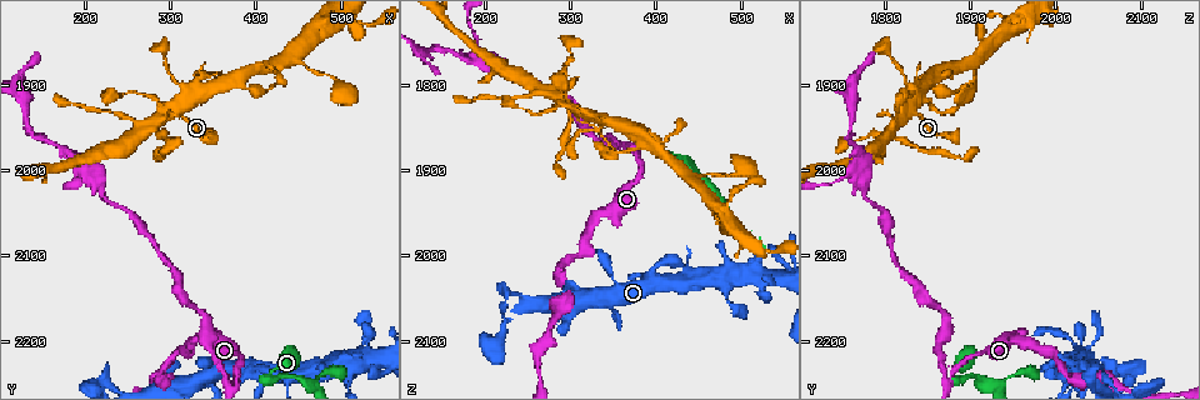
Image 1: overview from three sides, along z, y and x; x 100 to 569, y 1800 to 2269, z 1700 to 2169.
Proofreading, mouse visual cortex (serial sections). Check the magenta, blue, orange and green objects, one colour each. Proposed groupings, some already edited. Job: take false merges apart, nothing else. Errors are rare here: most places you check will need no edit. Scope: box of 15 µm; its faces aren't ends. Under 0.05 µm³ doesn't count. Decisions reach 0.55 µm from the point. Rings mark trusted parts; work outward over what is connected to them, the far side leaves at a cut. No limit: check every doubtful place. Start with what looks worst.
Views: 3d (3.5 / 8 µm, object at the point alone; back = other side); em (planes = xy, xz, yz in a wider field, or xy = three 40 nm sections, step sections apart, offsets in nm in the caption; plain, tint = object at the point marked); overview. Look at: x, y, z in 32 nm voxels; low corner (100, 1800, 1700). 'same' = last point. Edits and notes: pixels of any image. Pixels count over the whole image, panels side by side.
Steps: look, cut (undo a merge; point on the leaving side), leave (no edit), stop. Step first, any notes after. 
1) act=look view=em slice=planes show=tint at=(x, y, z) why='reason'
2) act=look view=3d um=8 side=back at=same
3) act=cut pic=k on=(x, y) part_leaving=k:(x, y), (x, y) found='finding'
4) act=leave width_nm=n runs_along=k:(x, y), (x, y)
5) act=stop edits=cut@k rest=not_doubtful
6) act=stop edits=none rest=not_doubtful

act=look view=3d um=3.5 side=back at=(225, 2230, 2055) why='sharp bend'

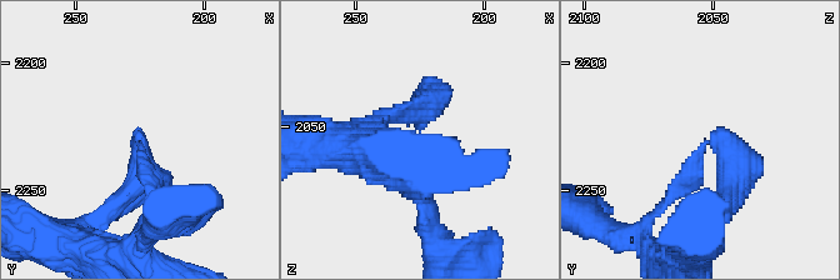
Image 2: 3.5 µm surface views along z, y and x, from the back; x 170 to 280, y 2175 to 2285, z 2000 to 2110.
act=look view=em slice=xy step=1 show=tint at=(226, 2232, 2052) why='need the tissue'

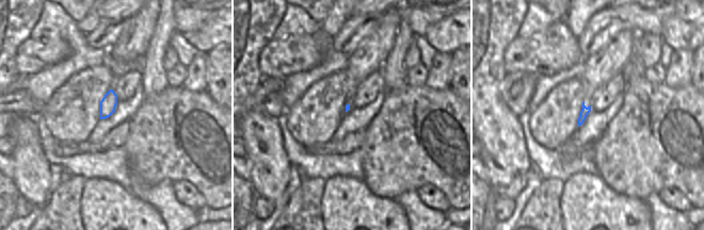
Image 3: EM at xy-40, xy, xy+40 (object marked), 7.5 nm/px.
act=leave arm_widths_nm=150,300 runs_along=2:(400, 115), (423, 106), (430, 183) found='all the same cell'

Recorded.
act=look view=3d um=3.5 at=(380, 2250, 1875) why='sharp bend'

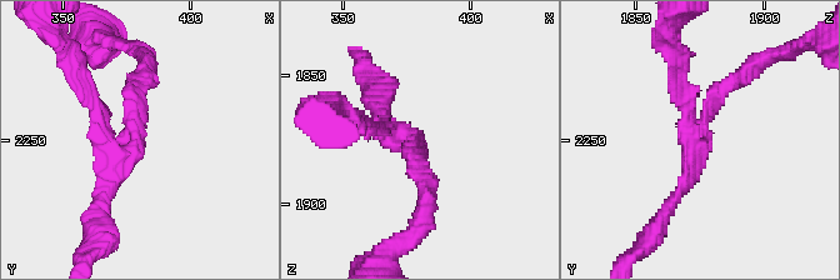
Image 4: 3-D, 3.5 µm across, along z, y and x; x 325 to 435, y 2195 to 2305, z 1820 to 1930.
act=look view=em slice=xy step=5 show=tint at=(379, 2249, 1876)

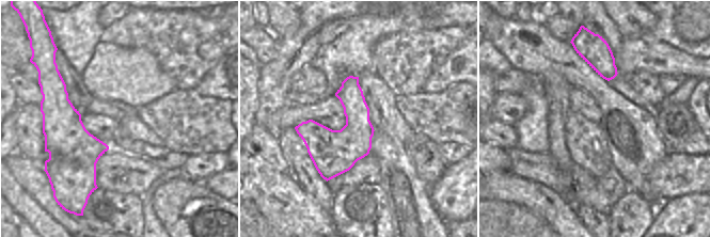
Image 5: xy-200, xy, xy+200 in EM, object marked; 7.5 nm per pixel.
act=leave runs_along=4:(426, 186), (415, 138), (376, 125) found='one cell here'

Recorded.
act=look view=3d um=8 at=(415, 2250, 1880) why='abrupt turn'

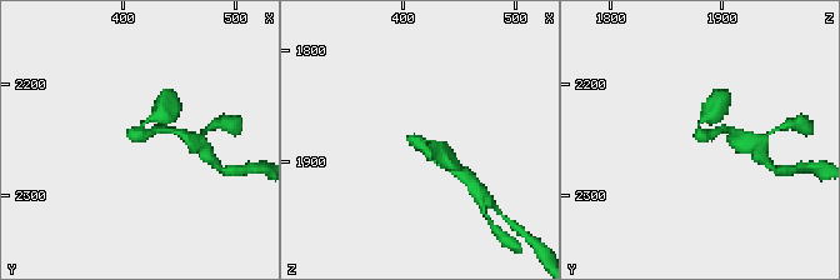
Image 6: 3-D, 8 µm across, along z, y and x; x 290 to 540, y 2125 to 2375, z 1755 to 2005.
act=look view=em slice=xy step=3 show=tint at=(416, 2244, 1884) arm_widths_nm=200,300

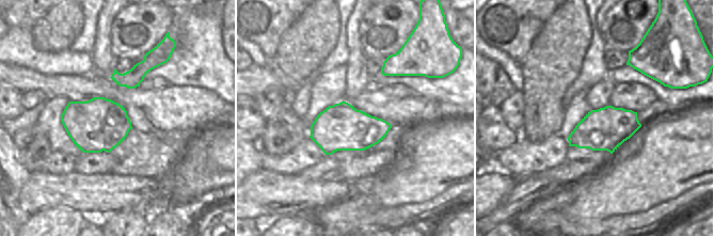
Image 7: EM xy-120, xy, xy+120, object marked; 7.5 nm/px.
act=leave found='all the same cell'

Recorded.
act=look view=3d um=8 at=(250, 1940, 1815) why='sudden change in width'

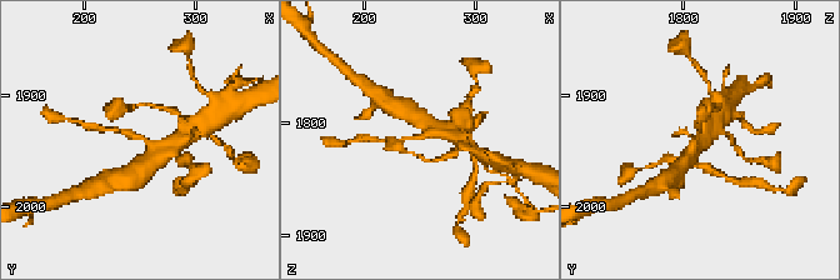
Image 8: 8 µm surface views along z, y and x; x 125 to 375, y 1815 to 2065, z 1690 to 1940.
act=look view=em slice=planes show=tint at=(254, 1938, 1814) arm_widths_nm=150,450

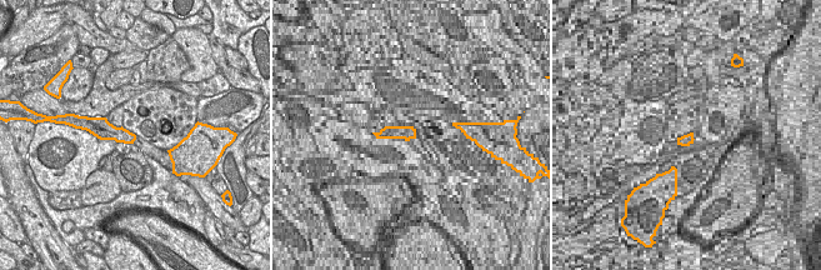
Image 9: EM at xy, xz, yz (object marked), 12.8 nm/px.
act=leave width_nm=190 runs_along=8:(170, 150), (106, 128) found='one cell here'

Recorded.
act=stop edits=none rest=not_doubtful

